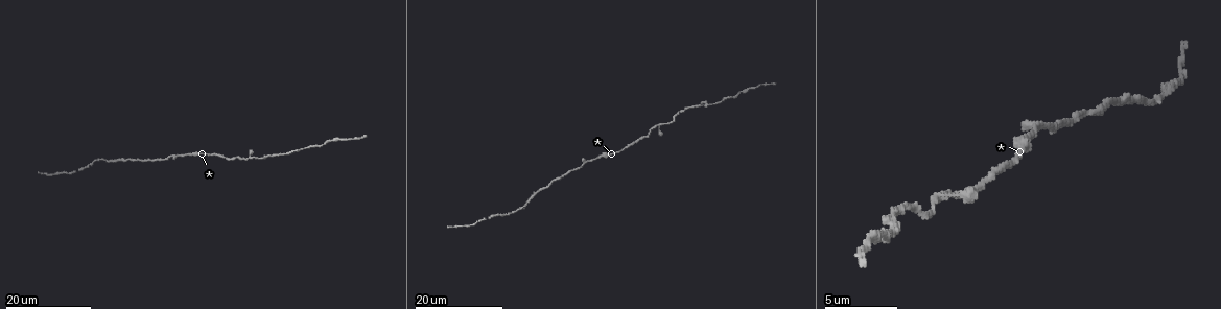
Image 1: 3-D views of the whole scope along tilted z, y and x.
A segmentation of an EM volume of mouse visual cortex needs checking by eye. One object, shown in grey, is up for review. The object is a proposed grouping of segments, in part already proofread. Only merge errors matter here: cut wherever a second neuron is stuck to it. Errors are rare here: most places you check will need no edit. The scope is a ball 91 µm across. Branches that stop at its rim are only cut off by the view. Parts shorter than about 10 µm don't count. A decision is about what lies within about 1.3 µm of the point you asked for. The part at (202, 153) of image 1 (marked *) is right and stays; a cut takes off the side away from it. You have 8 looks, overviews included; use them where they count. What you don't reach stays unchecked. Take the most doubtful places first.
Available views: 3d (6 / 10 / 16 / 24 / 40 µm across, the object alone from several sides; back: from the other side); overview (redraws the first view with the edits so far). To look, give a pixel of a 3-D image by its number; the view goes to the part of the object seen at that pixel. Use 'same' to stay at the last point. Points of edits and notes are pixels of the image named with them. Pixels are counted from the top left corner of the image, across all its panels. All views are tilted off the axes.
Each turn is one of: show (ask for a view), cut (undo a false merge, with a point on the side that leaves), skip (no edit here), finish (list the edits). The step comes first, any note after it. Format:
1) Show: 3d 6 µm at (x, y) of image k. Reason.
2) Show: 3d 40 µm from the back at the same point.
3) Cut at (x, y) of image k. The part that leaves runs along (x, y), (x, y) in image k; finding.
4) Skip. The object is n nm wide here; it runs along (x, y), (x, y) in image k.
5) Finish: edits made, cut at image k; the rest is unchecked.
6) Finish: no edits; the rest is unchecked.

Show: 3d 16 µm at (711, 104) of image 1. Calibre changes.

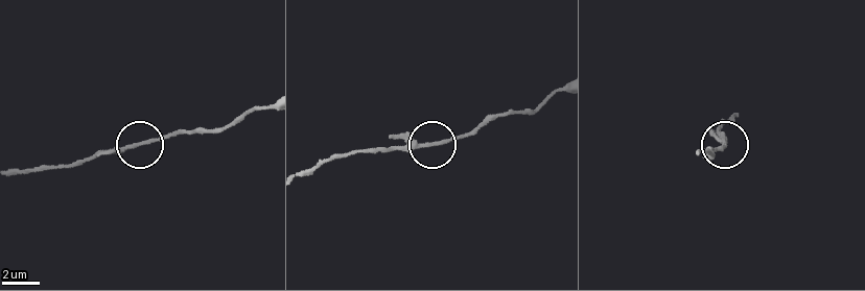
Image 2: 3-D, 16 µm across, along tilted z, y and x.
Show: 3d 10 µm at (135, 145) of image 2. Closer look.

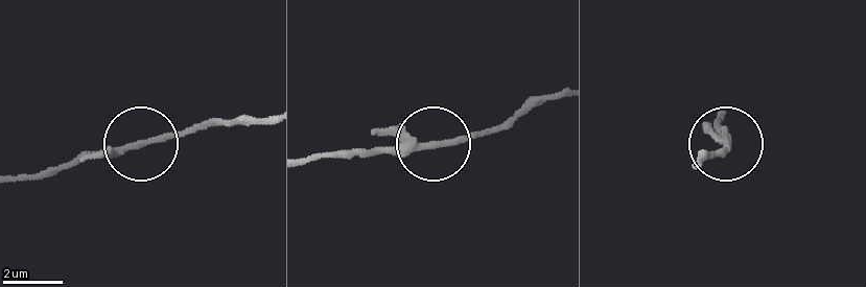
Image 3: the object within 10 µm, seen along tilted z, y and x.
Show: 3d 10 µm from the back at (437, 145) of image 3. Other side.

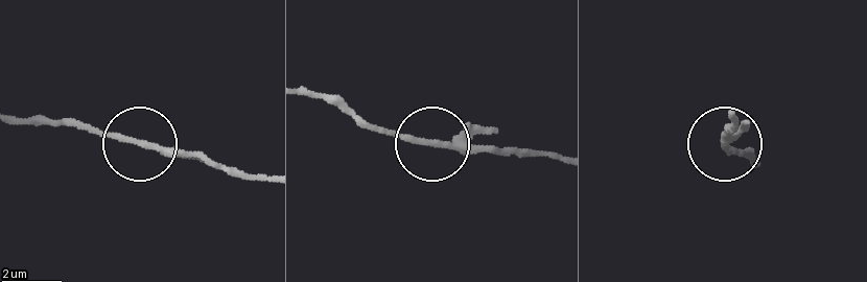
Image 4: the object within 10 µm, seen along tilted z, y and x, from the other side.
Skip. It runs along (559, 159), (369, 131) in image 4; one neuron here.

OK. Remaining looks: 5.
Show: 3d 16 µm at (261, 160) of image 1. Thick turns thin.

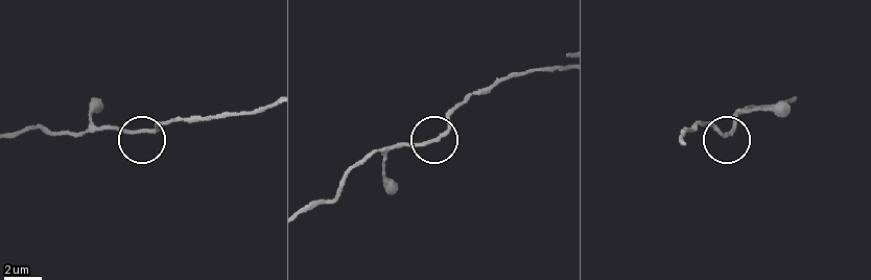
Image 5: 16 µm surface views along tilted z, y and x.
Show: 3d 10 µm at (431, 143) of image 5.

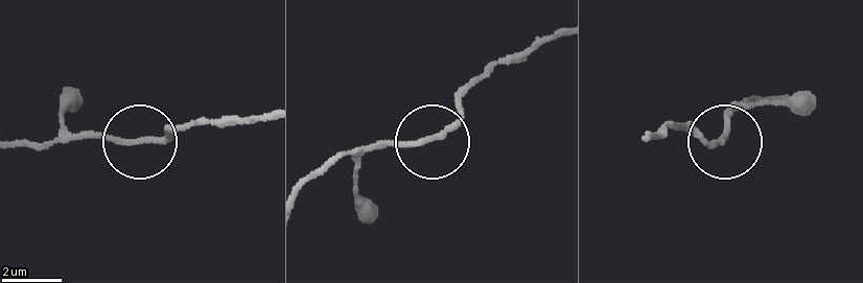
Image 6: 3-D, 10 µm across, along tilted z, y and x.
Skip. It runs along (12, 144), (110, 135), (140, 144), (191, 120) in image 6; one neuron here.

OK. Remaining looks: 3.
Show: 3d 24 µm at (1138, 97) of image 1. Sudden change in width.

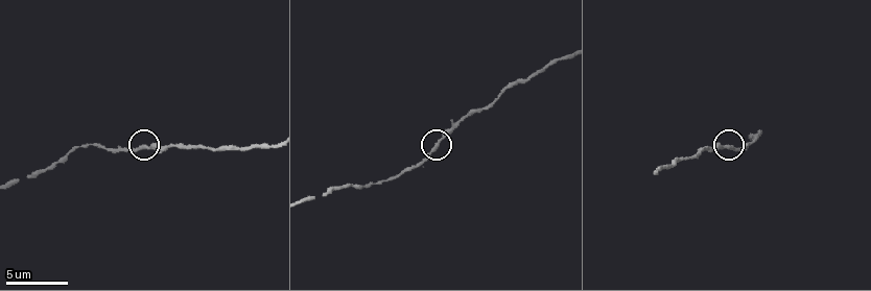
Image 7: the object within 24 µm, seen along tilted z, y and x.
Show: 3d 6 µm at (438, 143) of image 7.

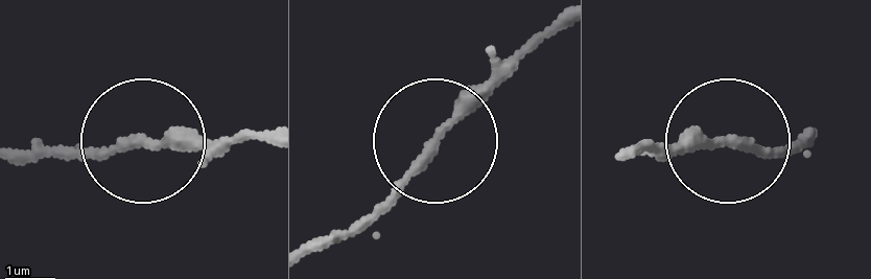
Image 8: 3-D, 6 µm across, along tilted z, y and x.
Skip. The object is 190 nm wide here; it runs along (263, 135), (61, 145) in image 8; continuous, no second neuron.

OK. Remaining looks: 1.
Finish: no edits; the rest is unchecked.

